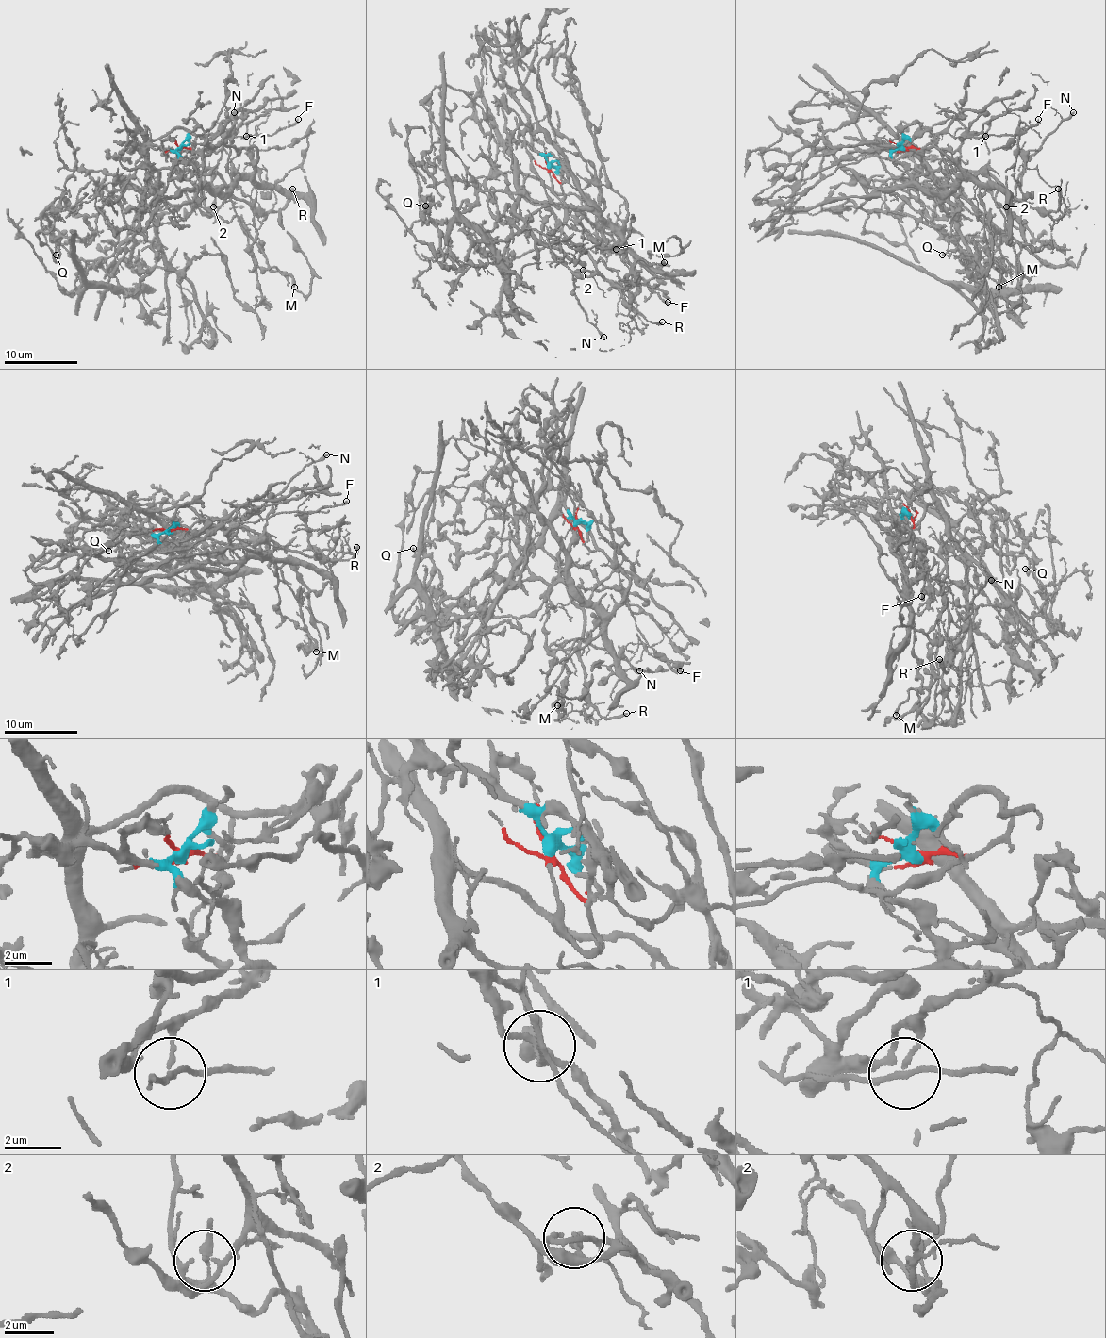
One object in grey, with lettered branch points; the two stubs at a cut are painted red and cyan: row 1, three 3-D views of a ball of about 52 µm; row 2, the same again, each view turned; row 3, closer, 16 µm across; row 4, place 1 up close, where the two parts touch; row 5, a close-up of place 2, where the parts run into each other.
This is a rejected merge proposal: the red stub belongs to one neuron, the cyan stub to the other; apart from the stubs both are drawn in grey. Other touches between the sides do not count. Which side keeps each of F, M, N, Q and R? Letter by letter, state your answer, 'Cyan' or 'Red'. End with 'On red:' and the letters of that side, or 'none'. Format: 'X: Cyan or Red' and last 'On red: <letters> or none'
F: Red
M: Cyan
N: Red
Q: Cyan
R: Red
On red: F, N, R

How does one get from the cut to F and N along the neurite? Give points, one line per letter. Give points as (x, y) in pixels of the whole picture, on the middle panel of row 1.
F: (549, 168), (566, 195), (576, 193), (611, 226), (611, 239), (620, 259), (668, 301)
N: (549, 168), (564, 195), (525, 175), (518, 189), (591, 257), (595, 270), (572, 273), (574, 295), (603, 338)

